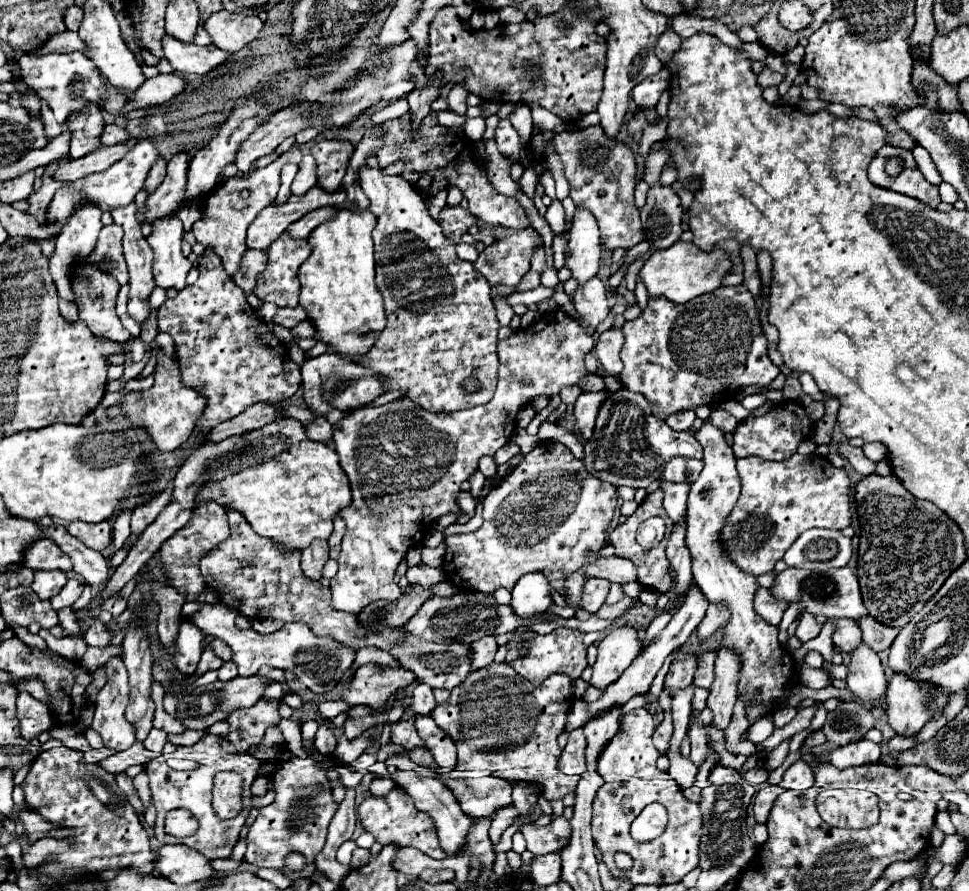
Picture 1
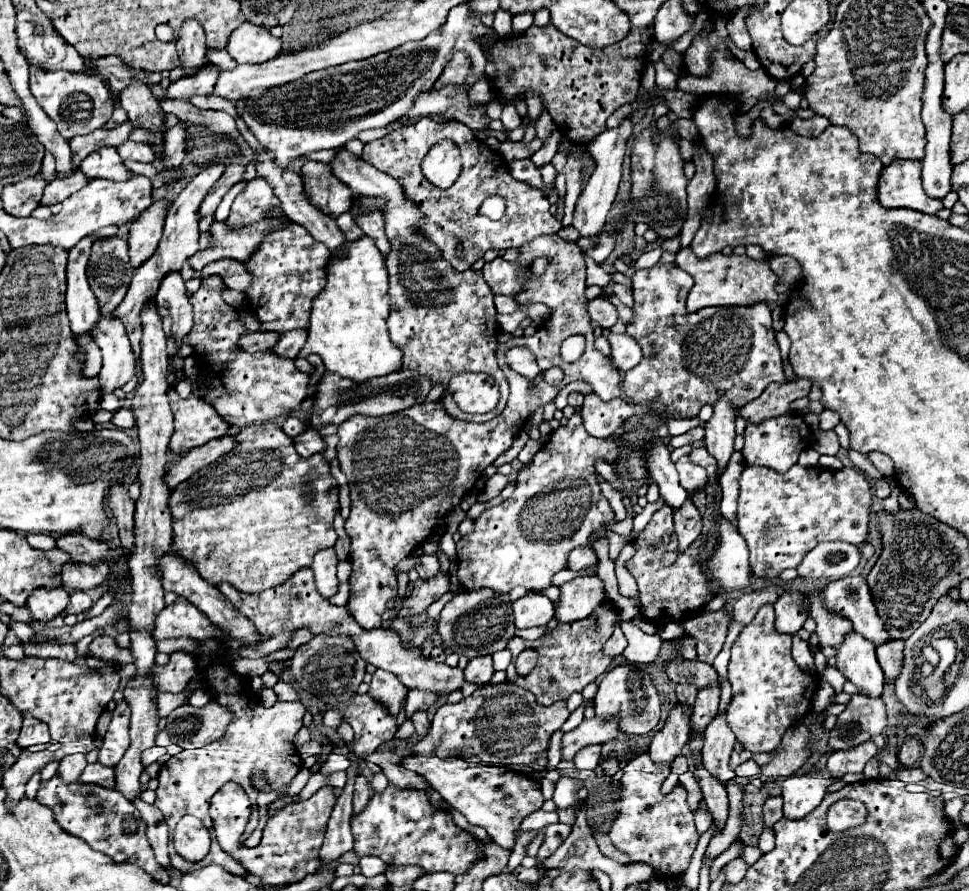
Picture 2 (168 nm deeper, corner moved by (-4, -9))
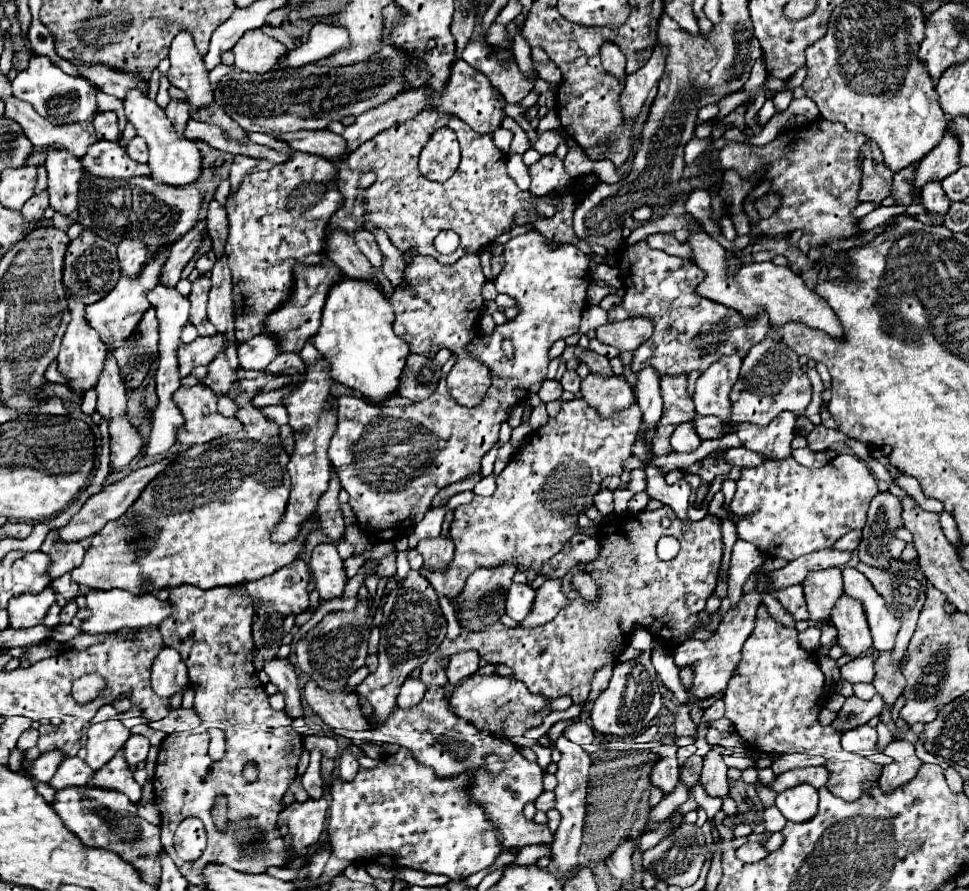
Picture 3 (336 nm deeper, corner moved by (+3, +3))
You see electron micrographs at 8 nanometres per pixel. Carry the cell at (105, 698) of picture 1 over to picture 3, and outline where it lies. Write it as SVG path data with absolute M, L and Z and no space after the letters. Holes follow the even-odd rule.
M108 720L90 726L86 740L86 748L88 748L86 764L94 772L100 770L106 762L110 762L110 758L114 758L118 750L122 750L128 738L130 738L130 730L122 726L120 720Z

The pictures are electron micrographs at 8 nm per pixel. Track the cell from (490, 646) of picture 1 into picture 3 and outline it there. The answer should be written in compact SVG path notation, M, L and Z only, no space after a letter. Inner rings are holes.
M470 650L470 652L458 652L458 654L450 656L448 668L446 668L448 682L452 686L456 686L460 680L476 674L478 664L480 664L480 658L478 658L478 654L474 650Z

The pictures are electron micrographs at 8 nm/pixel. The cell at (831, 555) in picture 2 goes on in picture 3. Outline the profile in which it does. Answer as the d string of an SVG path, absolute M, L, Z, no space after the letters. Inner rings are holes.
M852 530L852 532L848 532L846 536L842 536L842 538L840 538L840 540L834 544L834 548L836 548L836 550L854 552L854 550L858 548L860 538L862 538L862 532L860 532L860 530Z

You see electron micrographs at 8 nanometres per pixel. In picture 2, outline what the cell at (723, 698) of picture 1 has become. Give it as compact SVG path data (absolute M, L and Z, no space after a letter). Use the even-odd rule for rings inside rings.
M727 712L717 714L705 730L705 744L703 744L703 766L719 780L735 778L735 772L729 770L729 758L733 746L737 742L735 734L729 730Z

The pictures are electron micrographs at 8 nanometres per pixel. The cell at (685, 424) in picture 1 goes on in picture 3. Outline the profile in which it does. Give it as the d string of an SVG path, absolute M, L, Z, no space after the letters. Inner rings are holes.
M696 416L692 424L702 440L716 440L716 438L722 438L724 434L732 432L730 422L722 422L714 416Z

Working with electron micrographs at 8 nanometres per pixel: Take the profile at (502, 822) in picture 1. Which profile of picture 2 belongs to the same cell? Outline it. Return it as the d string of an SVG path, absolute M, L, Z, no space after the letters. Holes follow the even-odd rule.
M535 810L533 814L529 814L529 818L525 818L525 822L521 822L521 830L517 830L517 836L525 834L525 832L541 832L551 822L559 822L557 812Z

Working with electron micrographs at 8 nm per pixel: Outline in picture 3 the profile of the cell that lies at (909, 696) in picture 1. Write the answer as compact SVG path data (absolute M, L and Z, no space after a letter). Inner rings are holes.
M894 740L884 748L884 754L892 756L892 764L888 764L880 776L880 788L884 794L890 794L890 790L896 790L898 786L904 786L904 782L910 782L918 772L918 768L924 764L914 754L914 744L904 740Z

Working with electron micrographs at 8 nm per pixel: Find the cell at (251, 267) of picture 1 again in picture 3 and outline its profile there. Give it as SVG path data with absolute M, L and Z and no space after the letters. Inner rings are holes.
M210 250L208 254L198 256L198 260L196 260L196 268L200 270L200 274L206 274L206 272L210 272L210 270L212 270L214 262L216 262L216 256L214 256L214 252Z

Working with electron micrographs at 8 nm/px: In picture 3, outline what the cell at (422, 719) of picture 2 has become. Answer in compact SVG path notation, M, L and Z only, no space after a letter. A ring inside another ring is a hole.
M406 678L406 682L402 684L402 690L398 694L398 706L414 708L422 700L424 692L426 692L426 686L420 678Z

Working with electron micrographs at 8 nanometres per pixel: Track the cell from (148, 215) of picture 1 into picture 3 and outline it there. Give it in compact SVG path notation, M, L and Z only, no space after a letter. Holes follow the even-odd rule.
M122 240L118 244L118 260L120 260L120 274L122 276L138 278L146 258L148 258L146 246L140 240Z

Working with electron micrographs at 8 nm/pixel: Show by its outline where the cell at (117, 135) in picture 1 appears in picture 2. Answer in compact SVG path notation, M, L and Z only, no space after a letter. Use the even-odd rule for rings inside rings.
M127 140L121 146L117 146L117 152L119 152L121 160L131 158L137 162L153 162L153 158L155 158L149 144L141 144L141 142L133 142L133 140Z

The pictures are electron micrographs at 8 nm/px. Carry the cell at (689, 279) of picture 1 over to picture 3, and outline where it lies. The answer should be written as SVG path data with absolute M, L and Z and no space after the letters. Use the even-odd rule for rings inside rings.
M698 230L690 236L688 244L692 246L694 252L694 262L704 270L706 278L698 286L698 294L704 298L710 298L718 304L724 304L732 310L738 310L746 320L752 320L758 316L758 312L768 312L770 326L784 326L788 322L802 322L814 330L822 330L832 338L844 338L842 324L834 310L828 306L828 302L818 296L814 290L810 290L804 280L792 272L788 266L776 266L774 262L762 262L762 264L746 264L734 274L732 278L728 276L726 268L726 250L704 230Z

